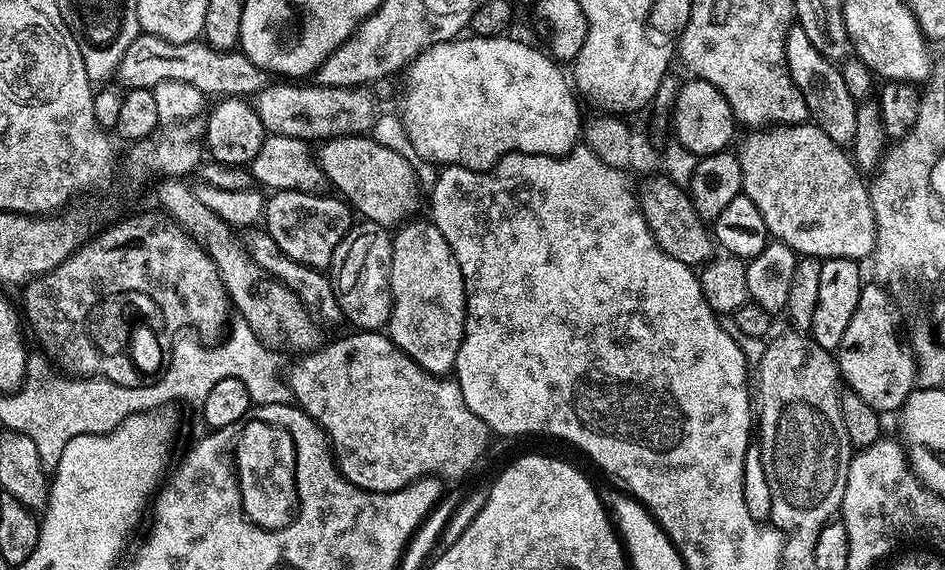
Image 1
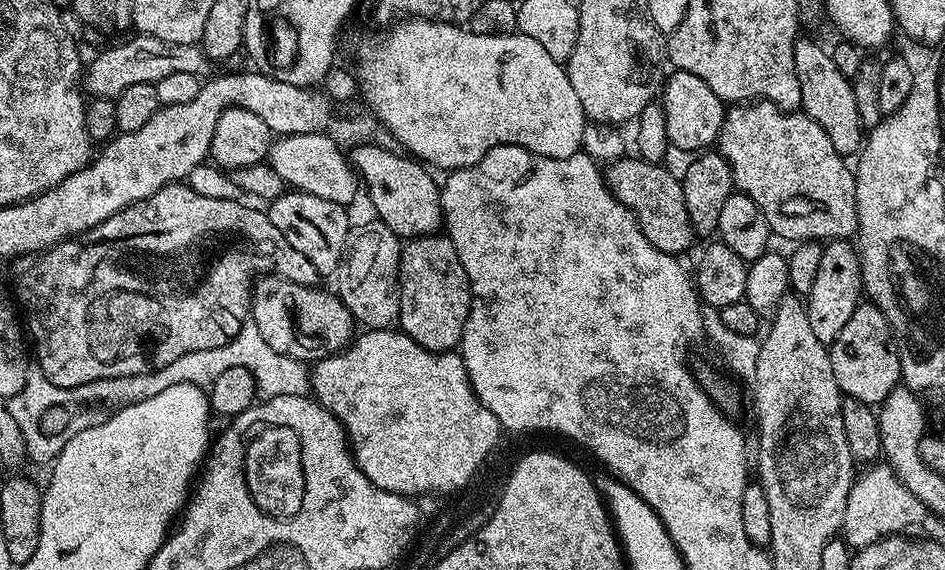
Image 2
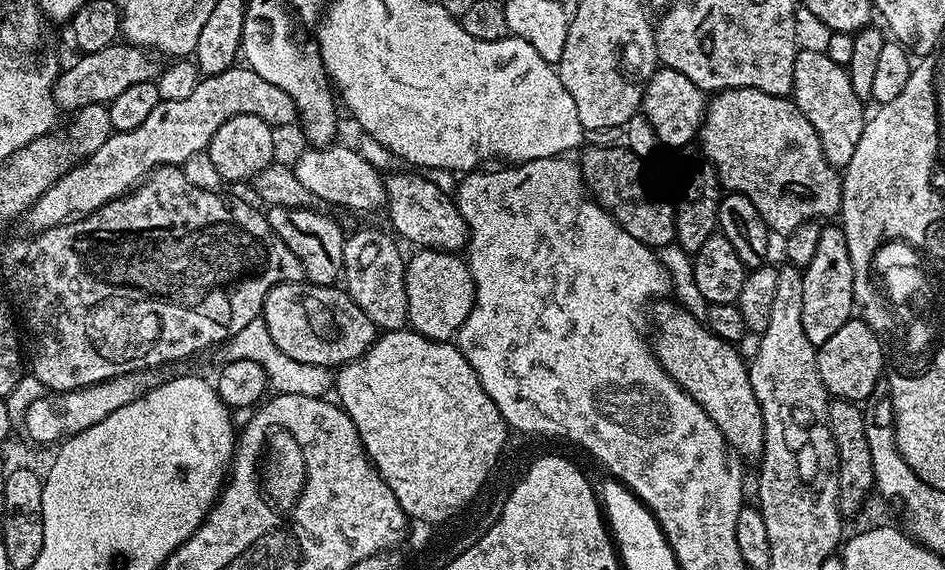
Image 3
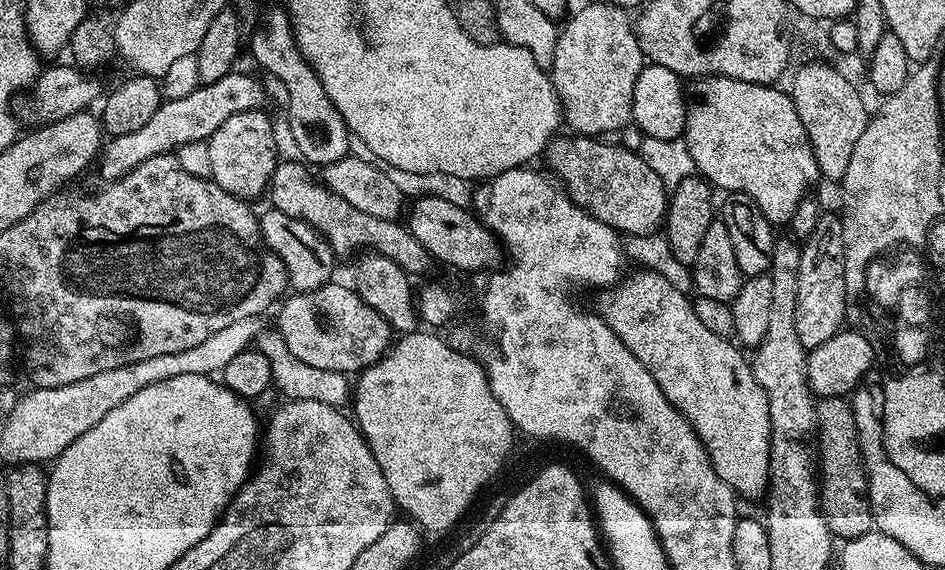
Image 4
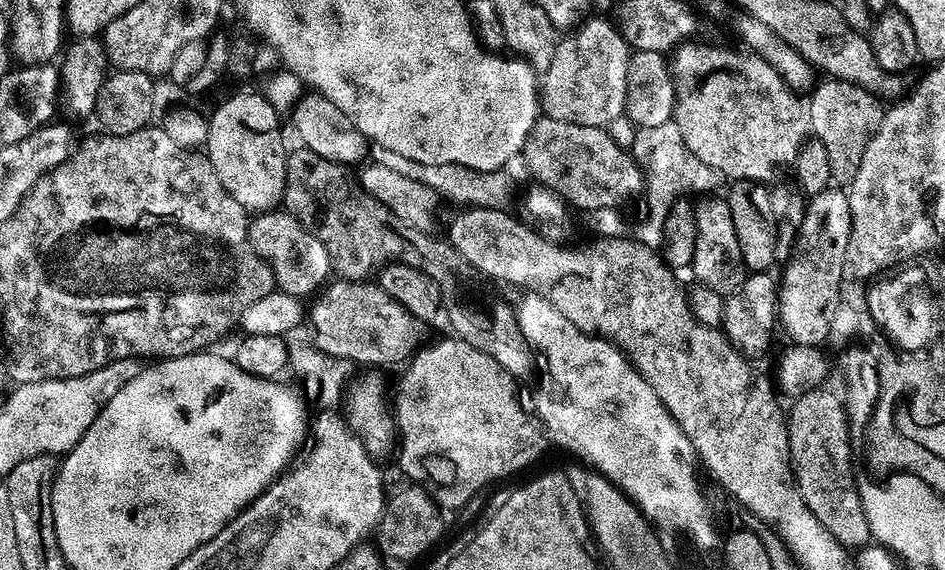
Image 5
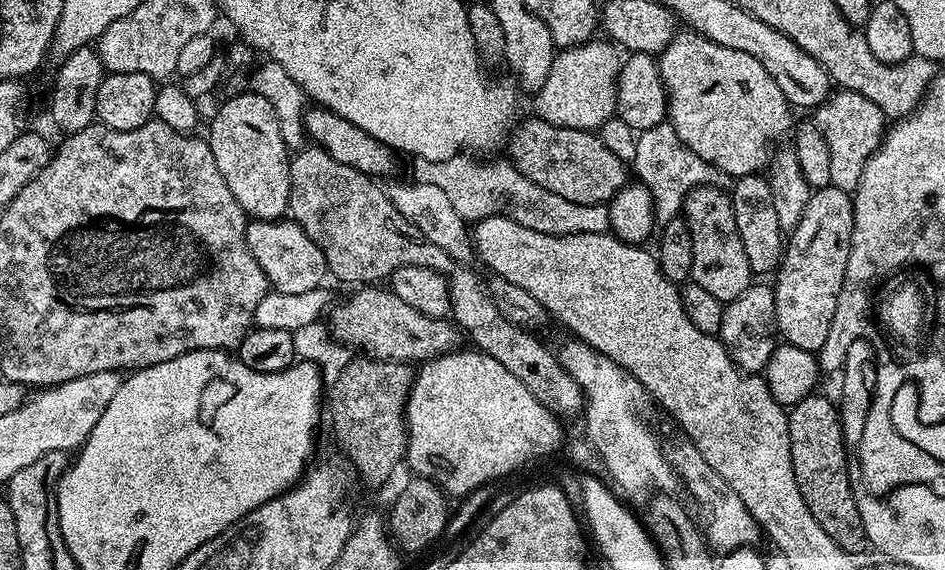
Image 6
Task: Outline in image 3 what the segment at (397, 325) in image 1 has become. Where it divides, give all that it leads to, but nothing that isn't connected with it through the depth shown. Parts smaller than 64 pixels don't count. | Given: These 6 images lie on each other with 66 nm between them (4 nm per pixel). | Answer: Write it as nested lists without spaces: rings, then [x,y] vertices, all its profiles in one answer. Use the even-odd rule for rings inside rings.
[[[421,248],[413,251],[413,253],[409,260],[407,257],[404,268],[404,289],[406,290],[408,324],[411,331],[422,334],[427,340],[451,341],[466,322],[476,297],[476,287],[472,281],[468,265],[457,253],[440,252],[437,248]]]

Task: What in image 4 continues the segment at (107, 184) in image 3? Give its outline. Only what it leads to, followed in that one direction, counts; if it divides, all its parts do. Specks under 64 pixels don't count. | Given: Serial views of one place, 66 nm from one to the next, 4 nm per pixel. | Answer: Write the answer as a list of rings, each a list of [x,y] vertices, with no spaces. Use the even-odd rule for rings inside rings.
[[[241,70],[227,72],[218,82],[200,84],[186,98],[164,100],[158,110],[142,126],[142,130],[134,130],[134,134],[113,136],[103,145],[98,157],[100,172],[105,181],[111,182],[124,176],[131,168],[136,168],[146,158],[171,153],[181,144],[189,144],[195,140],[207,141],[208,137],[230,118],[239,112],[254,112],[265,107],[264,88],[252,76],[247,76]]]

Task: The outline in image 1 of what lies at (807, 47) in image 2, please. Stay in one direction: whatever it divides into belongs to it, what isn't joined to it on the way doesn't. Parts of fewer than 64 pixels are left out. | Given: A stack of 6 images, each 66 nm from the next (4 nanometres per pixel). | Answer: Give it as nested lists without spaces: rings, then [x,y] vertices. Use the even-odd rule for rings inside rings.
[[[798,26],[792,27],[784,40],[784,61],[788,63],[798,90],[802,90],[802,98],[806,98],[809,117],[835,144],[851,145],[858,100],[846,90],[839,67],[833,61],[827,60],[818,50],[814,50],[810,38],[806,38],[806,30]]]

